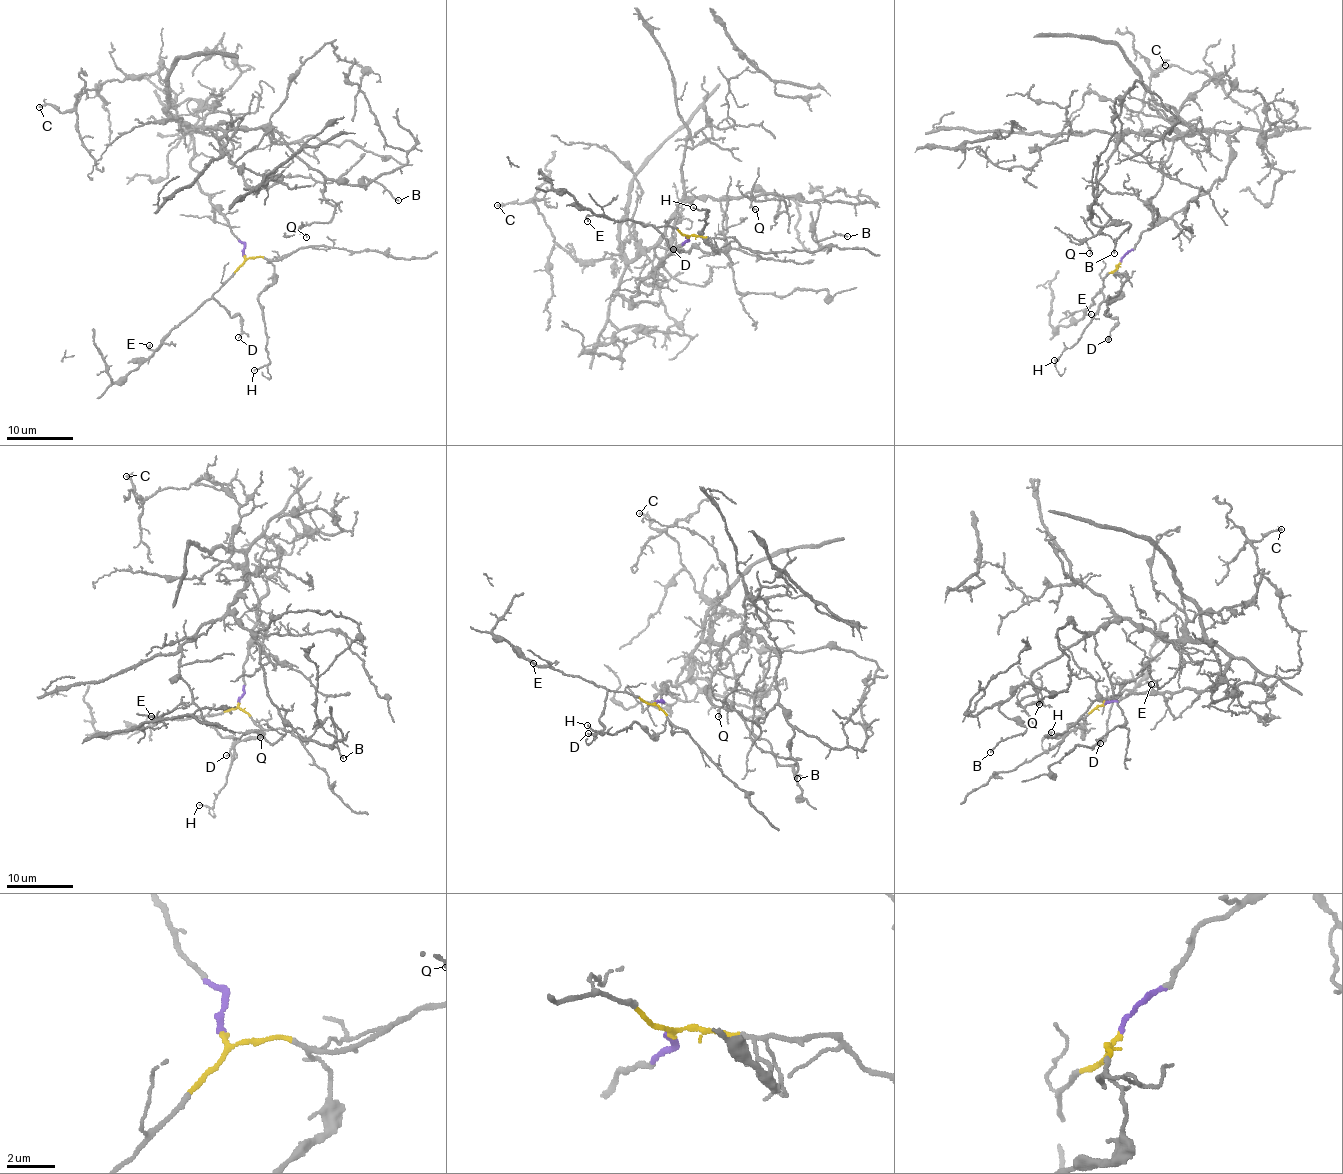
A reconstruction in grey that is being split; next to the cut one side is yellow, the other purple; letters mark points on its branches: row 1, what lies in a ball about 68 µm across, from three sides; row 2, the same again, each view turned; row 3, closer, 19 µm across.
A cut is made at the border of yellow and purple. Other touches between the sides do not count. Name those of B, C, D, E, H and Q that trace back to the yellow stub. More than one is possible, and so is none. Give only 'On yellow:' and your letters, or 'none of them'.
On yellow: D, E, H

